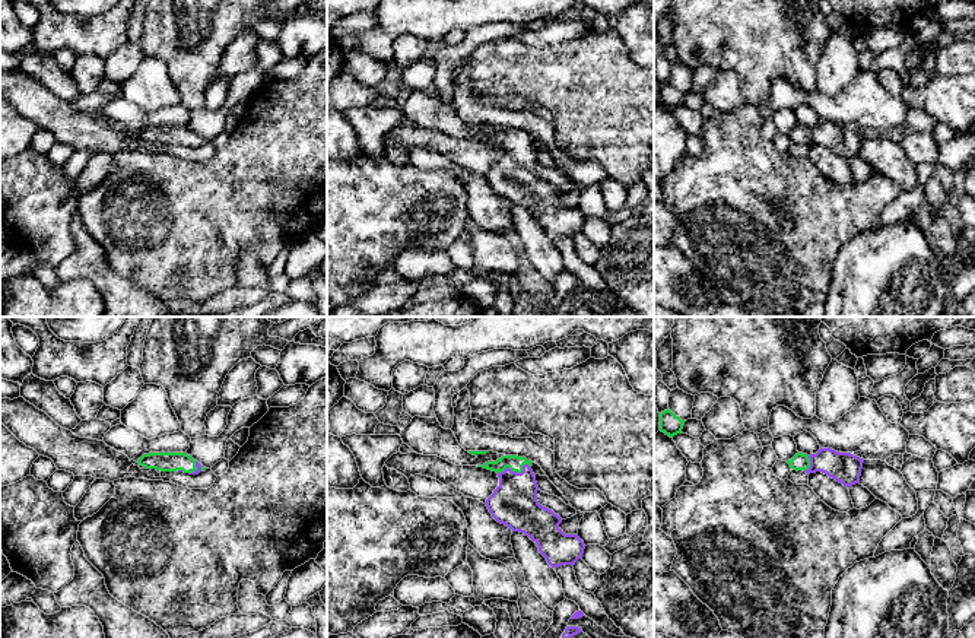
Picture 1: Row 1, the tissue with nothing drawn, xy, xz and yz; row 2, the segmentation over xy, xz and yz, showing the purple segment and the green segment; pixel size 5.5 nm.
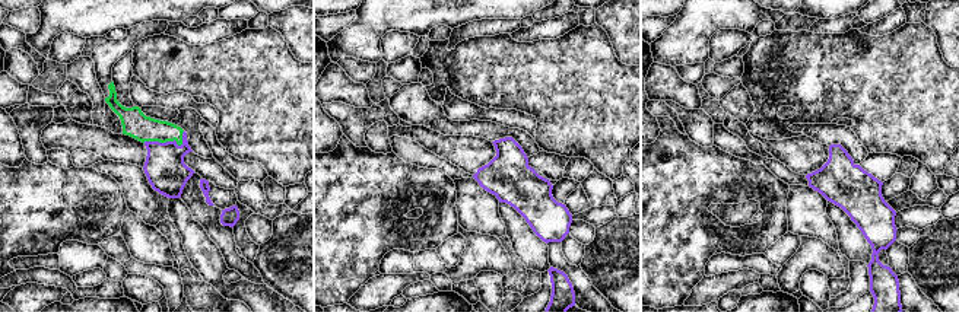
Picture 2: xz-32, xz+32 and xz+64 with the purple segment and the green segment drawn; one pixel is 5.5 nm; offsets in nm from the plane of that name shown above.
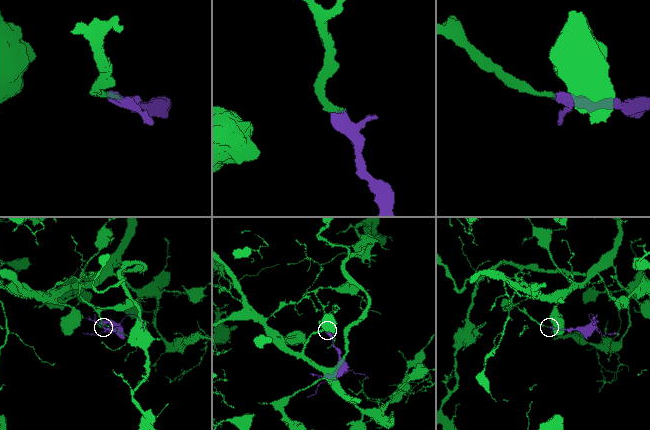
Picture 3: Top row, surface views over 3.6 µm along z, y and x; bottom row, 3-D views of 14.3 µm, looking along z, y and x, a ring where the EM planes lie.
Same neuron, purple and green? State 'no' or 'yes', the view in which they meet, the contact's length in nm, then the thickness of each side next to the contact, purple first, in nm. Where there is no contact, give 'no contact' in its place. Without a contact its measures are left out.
yes | xz | 190 nm | 260/90 nm

